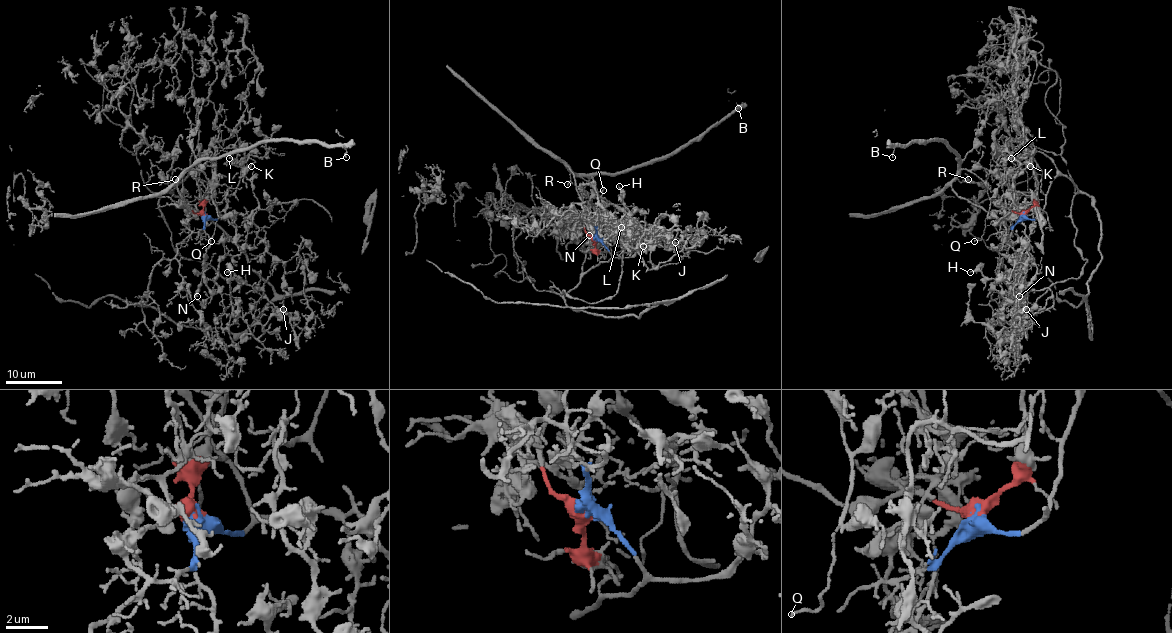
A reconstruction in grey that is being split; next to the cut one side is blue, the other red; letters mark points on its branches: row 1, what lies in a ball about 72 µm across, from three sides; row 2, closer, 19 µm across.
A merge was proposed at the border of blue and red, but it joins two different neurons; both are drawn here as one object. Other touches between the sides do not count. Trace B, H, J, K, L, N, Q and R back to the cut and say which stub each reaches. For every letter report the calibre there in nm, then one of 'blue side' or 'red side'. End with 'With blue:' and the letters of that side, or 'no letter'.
B: 130 nm thick; red side
H: 160 nm thick; blue side
J: 110 nm thick; blue side
K: 150 nm thick; blue side
L: 130 nm thick; blue side
N: 80 nm thick; blue side
Q: 120 nm thick; red side
R: 110 nm thick; red side
With blue: H, J, K, L, N

